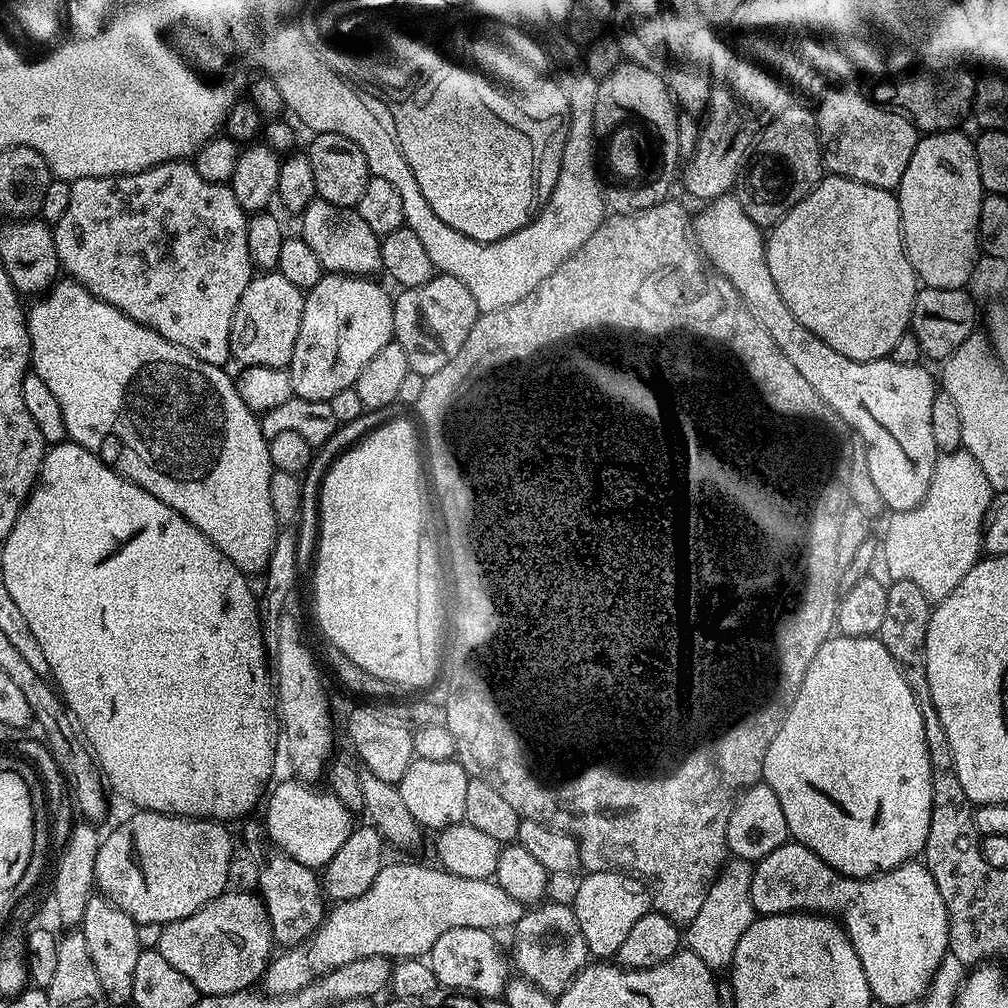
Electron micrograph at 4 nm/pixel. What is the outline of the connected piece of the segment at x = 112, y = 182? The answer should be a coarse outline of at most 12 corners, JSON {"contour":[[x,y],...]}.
{"contour":[[187,159],[73,180],[61,269],[227,365],[249,213]]}

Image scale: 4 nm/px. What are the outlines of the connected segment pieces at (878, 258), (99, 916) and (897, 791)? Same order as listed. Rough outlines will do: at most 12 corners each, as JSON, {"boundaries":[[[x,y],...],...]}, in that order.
{"boundaries":[[[825,175],[767,233],[799,324],[891,357],[918,281],[889,189]],[[103,894],[82,931],[111,1003],[132,999],[142,950],[135,920]],[[833,635],[764,759],[789,837],[855,880],[930,834],[922,710]]]}

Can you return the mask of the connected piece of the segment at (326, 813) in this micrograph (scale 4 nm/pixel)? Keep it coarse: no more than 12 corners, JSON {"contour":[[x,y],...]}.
{"contour":[[284,780],[262,815],[273,849],[317,870],[354,813],[323,787]]}

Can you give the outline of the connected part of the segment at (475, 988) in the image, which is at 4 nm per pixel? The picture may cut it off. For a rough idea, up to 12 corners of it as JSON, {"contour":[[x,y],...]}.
{"contour":[[446,930],[427,953],[441,989],[500,998],[510,960],[489,930]]}

